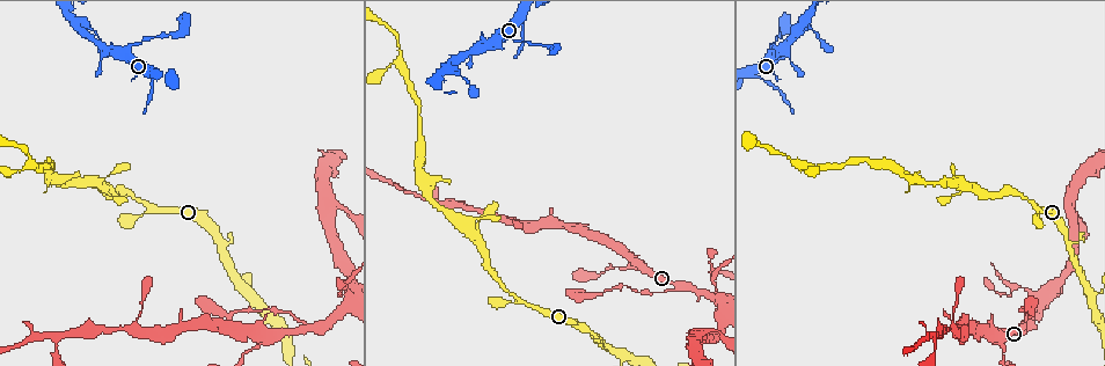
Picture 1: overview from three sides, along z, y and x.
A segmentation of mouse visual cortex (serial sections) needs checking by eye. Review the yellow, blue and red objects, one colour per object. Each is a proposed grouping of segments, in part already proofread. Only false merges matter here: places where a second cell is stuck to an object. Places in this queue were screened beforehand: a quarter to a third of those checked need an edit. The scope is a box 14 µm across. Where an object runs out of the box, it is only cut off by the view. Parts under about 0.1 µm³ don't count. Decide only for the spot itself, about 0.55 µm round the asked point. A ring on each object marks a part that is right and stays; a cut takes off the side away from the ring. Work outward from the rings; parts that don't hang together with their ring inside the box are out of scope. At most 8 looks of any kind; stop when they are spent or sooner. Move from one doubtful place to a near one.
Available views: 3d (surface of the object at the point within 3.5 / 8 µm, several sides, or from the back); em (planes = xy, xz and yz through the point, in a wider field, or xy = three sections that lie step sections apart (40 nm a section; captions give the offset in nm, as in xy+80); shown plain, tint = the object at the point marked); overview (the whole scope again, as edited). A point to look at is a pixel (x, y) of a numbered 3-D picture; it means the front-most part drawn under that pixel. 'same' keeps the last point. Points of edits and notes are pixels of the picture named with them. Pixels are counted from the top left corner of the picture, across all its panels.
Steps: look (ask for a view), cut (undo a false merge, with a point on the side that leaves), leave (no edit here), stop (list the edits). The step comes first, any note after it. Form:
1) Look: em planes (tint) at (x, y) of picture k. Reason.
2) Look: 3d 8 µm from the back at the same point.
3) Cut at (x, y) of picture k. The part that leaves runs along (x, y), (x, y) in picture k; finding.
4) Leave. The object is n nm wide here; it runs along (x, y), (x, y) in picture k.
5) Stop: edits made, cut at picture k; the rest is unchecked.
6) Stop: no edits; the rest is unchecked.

Look: 3d 3.5 µm from the back at (151, 207) of picture 1. Three arms meet.

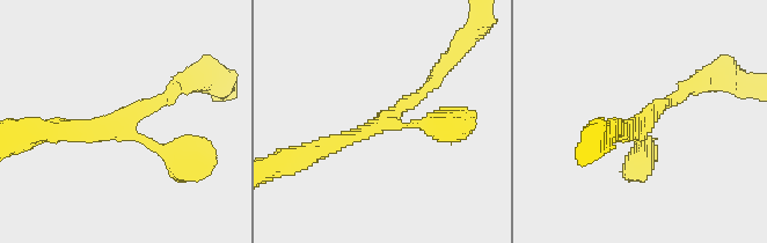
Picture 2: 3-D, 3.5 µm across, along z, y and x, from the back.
Look: em xy step 3 (tint) at (117, 122) of picture 2.

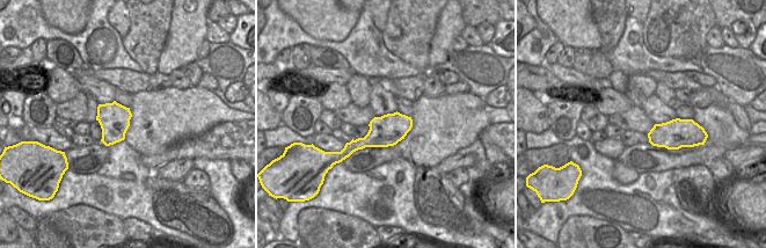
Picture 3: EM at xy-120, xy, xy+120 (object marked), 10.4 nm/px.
Leave. The arms are 200, 200, 250 nm wide; it runs along (307, 156), (371, 130), (436, 79) in picture 2; all the same cell.

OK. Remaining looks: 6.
Look: 3d 3.5 µm at (56, 334) of picture 1. A fork.

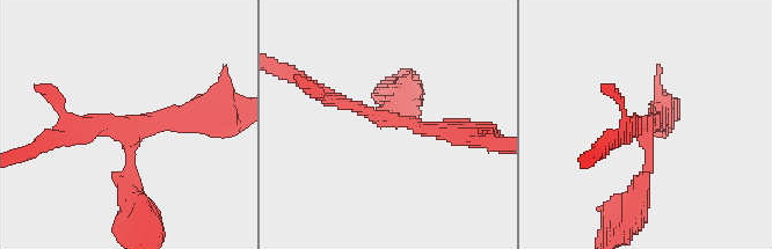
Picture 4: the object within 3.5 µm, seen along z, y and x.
Look: em xy step 5 (tint) at (647, 125) of picture 4. 3 arms meet here; the arms are 200, 200, 250 nm wide; now the EM.

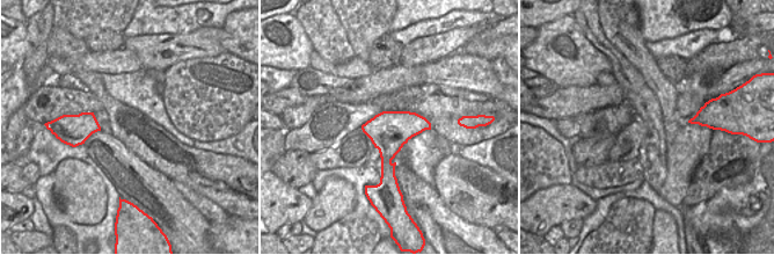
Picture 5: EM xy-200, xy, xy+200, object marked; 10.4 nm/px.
Leave. It runs along (468, 132), (387, 121), (322, 93) in picture 4; continuous, no second cell.

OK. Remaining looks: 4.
Look: 3d 3.5 µm at (626, 266) of picture 1.

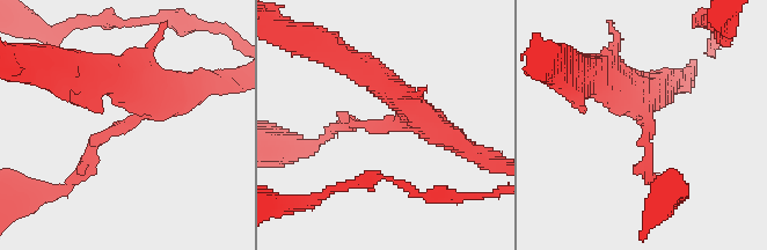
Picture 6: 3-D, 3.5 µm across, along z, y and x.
Look: em xy step 1 (plain) at (391, 125) of picture 6. The arms are 150, 400 nm wide.

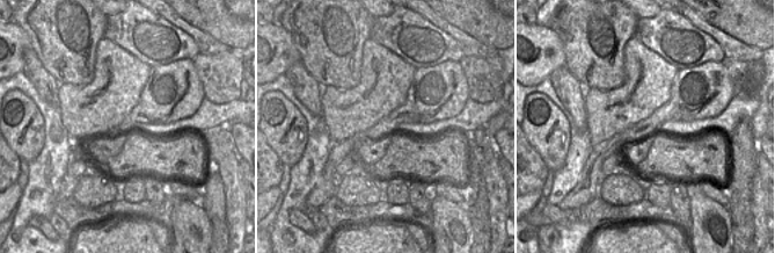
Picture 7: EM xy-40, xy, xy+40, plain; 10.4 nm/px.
Look: em xy step 1 (tint) at the same point.

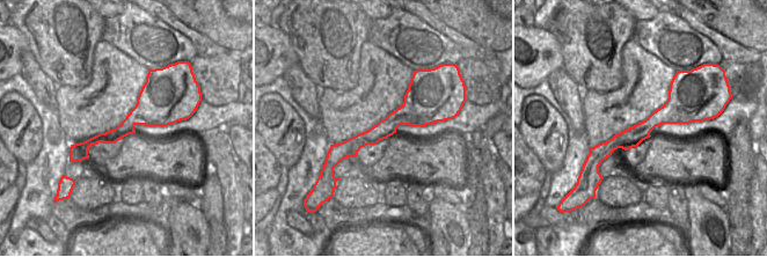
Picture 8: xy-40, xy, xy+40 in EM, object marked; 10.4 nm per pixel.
Leave. It runs along (173, 116), (137, 116), (78, 146) in picture 8; one cell here.

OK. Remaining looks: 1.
Stop: no edits; the rest is unchecked.

